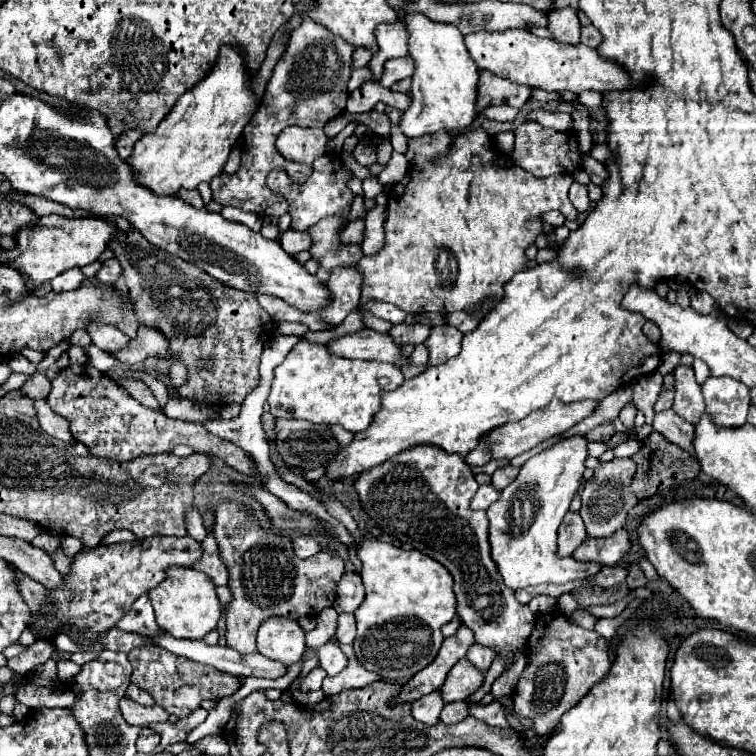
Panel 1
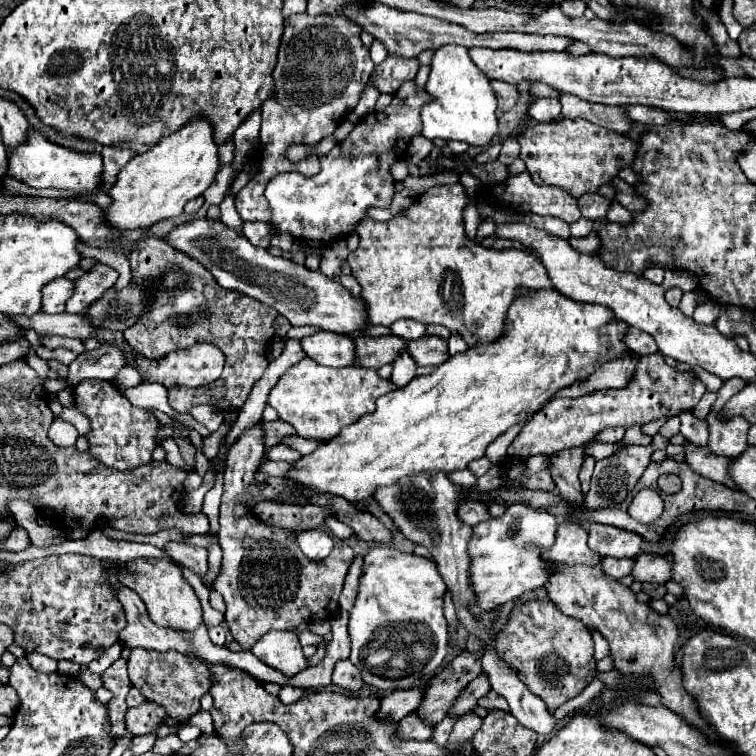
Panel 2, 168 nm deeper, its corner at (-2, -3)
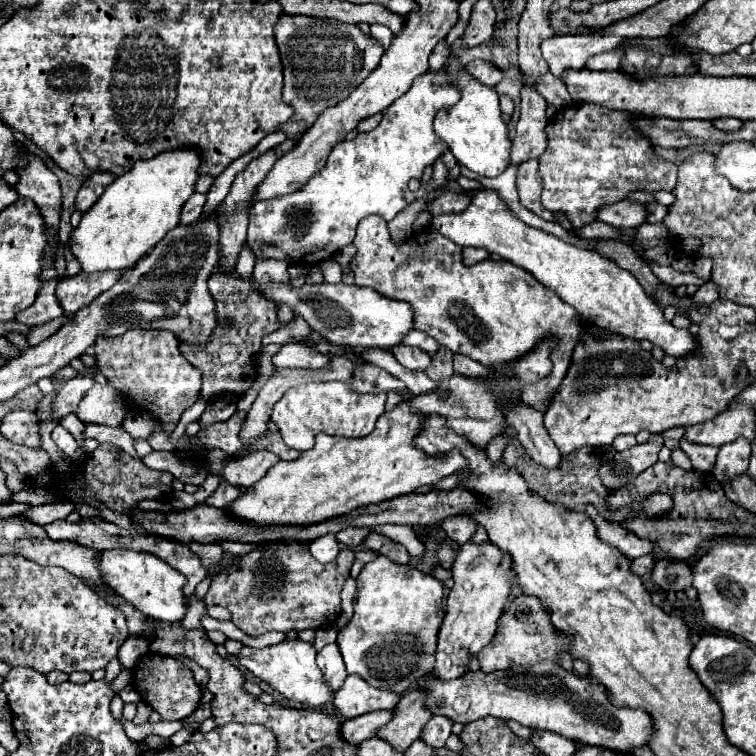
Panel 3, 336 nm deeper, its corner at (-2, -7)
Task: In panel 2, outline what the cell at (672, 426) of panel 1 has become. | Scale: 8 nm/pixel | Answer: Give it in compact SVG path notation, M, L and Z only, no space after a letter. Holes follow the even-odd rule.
M684 442L684 458L686 464L698 472L704 478L710 478L714 482L722 482L724 486L736 488L732 486L732 482L728 480L728 458L724 456L716 456L708 446L694 446L690 442Z

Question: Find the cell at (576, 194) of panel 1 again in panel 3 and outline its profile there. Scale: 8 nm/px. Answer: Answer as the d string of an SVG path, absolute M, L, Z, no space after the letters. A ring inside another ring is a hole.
M622 200L616 204L610 204L600 212L598 220L616 226L616 228L638 228L640 224L646 222L646 204L632 202L632 200Z

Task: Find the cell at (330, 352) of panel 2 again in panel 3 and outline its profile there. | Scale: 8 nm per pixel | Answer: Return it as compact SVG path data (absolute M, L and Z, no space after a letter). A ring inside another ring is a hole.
M290 342L284 344L278 354L272 356L274 368L310 368L320 370L326 368L332 362L330 356L318 354L314 346L302 344L302 342Z

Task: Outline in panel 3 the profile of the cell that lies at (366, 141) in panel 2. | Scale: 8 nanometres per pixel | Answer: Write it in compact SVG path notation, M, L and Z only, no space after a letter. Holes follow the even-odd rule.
M426 72L418 76L410 90L394 100L390 108L384 110L382 122L364 134L358 134L354 140L344 140L336 144L332 150L328 164L312 178L304 188L294 194L278 196L272 200L256 202L248 214L248 248L256 256L256 260L286 260L288 264L318 264L344 246L352 244L358 220L370 214L384 216L392 220L398 212L406 208L404 190L408 188L410 180L420 180L424 170L432 166L446 150L448 144L436 136L434 132L434 118L438 110L448 110L460 100L460 90L454 84L454 78L448 72Z

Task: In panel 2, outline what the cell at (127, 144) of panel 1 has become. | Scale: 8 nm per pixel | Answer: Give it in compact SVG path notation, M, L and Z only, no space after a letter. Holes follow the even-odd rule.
M104 146L102 148L102 158L104 158L104 172L102 172L102 188L104 192L110 190L110 184L116 184L116 176L120 168L134 156L134 150L124 150L118 146Z

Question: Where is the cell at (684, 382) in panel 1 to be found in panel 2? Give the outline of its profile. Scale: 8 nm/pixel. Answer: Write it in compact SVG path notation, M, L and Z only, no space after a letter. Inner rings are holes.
M692 410L678 414L682 426L680 432L686 440L692 440L692 444L708 444L708 424L706 420L698 420Z

